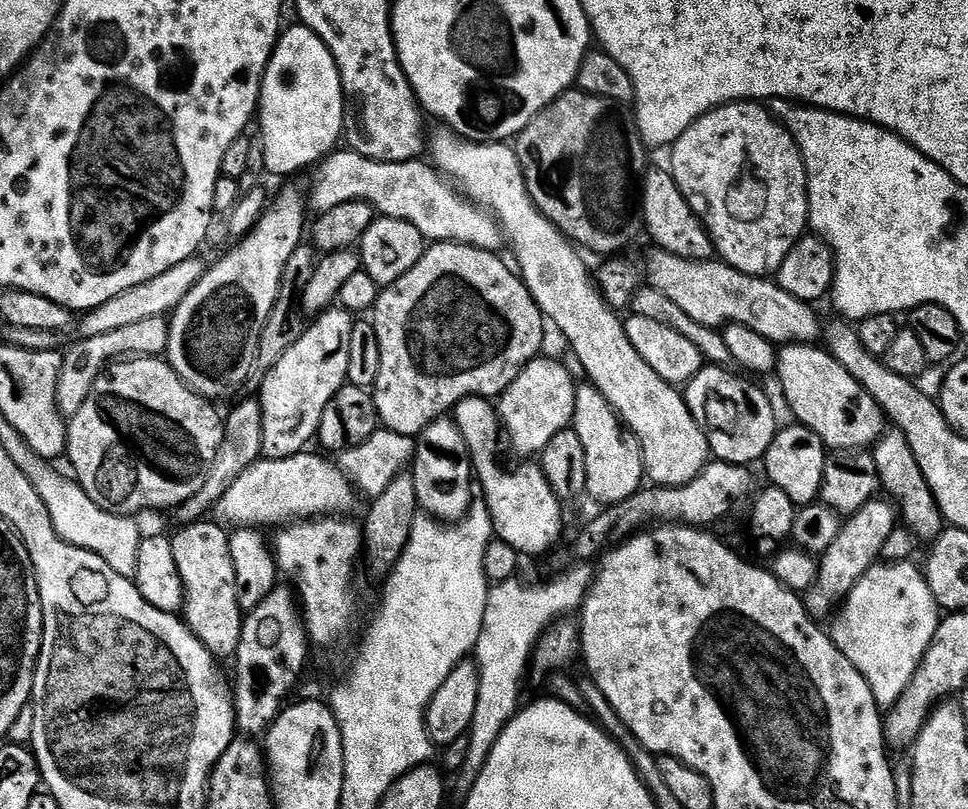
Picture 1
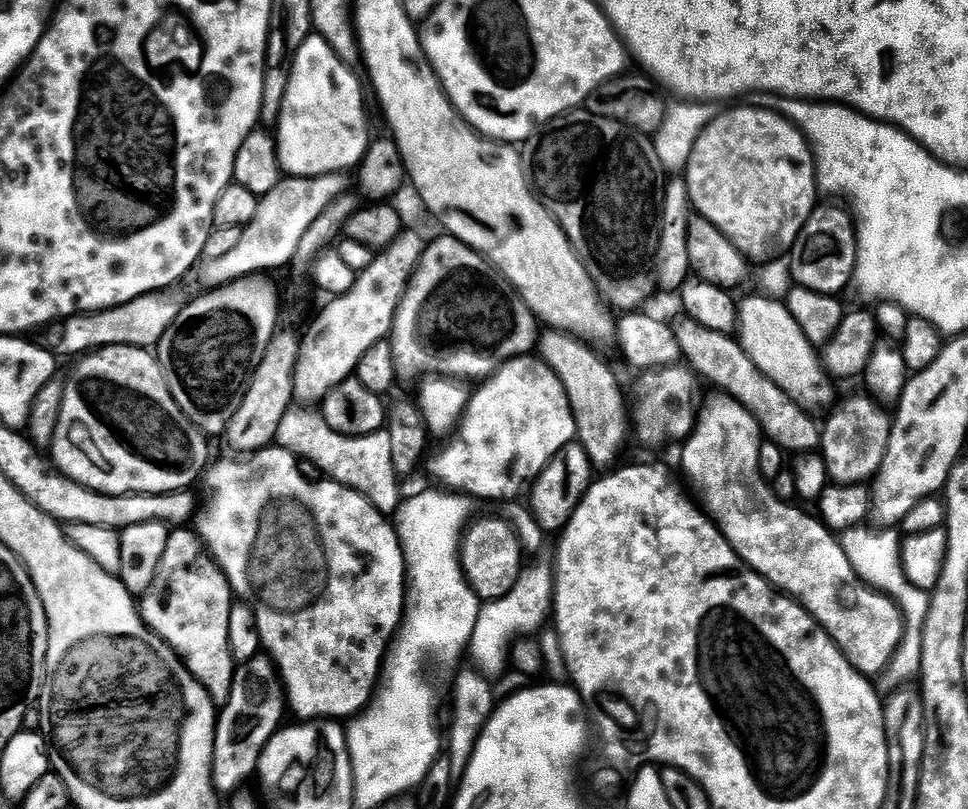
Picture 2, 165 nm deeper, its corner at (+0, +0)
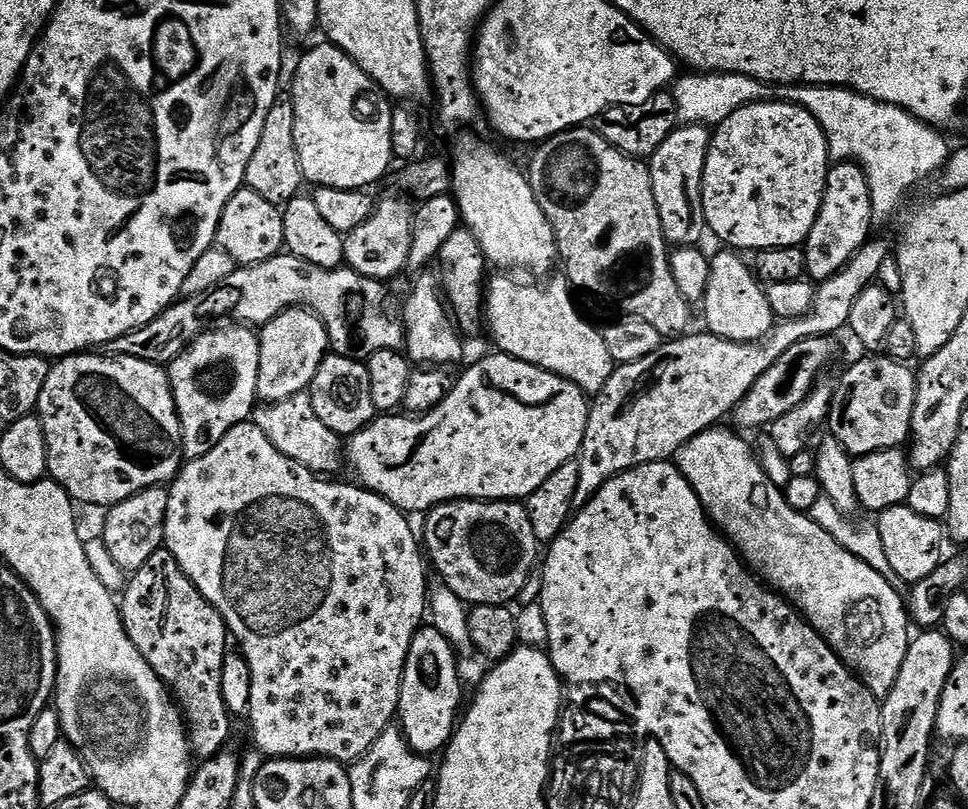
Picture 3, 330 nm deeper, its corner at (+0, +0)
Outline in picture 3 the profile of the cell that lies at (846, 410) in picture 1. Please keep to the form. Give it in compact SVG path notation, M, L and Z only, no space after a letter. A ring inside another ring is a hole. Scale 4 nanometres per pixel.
M720 250L717 256L711 257L712 269L710 282L704 292L702 307L707 331L714 336L721 336L739 344L750 344L763 340L774 327L772 307L768 301L767 291L761 281L754 275L753 269L748 268L739 260L737 253L732 250Z

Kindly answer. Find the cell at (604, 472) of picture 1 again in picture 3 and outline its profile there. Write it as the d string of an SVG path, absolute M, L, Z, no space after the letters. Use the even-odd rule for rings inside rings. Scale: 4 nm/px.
M496 275L500 276L493 280L491 277L486 284L486 328L488 324L493 342L500 347L497 349L574 382L585 394L601 392L610 382L614 361L610 358L610 350L606 350L603 331L599 327L596 329L590 321L584 320L583 314L576 309L576 304L572 301L574 289L569 284L567 275L553 275L543 282L532 282L536 284L519 284L508 277L511 275Z

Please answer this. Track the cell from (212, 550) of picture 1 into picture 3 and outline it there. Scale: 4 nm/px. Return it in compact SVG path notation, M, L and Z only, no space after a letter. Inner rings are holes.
M167 550L154 553L144 566L131 573L119 610L125 632L178 701L188 725L188 742L192 745L193 757L206 761L225 751L229 747L228 739L232 736L234 724L222 698L222 666L224 655L230 650L230 633L225 617L196 589L195 582L184 573L174 554Z

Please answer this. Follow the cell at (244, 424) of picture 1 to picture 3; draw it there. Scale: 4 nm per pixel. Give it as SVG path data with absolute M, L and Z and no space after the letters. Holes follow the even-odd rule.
M288 308L259 329L260 361L258 362L257 397L265 405L276 404L305 391L311 385L318 366L330 352L326 326L306 308Z

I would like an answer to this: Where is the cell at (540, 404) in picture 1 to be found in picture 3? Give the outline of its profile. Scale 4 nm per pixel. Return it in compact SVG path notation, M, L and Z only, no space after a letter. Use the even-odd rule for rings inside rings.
M507 354L495 355L484 356L477 364L470 365L461 376L458 376L452 385L450 394L444 397L444 401L438 407L423 414L380 414L363 430L354 433L346 444L346 460L349 465L352 463L352 468L356 471L357 478L355 477L355 479L363 487L377 492L405 514L413 514L412 512L427 514L433 508L437 508L439 504L445 504L451 500L523 501L530 494L534 494L534 490L538 490L538 486L542 486L542 482L546 482L546 478L550 478L550 474L554 474L554 470L558 470L558 466L573 463L580 455L580 447L586 434L590 407L589 397L574 382L553 372L547 372L545 368L539 368L530 362L522 362Z

